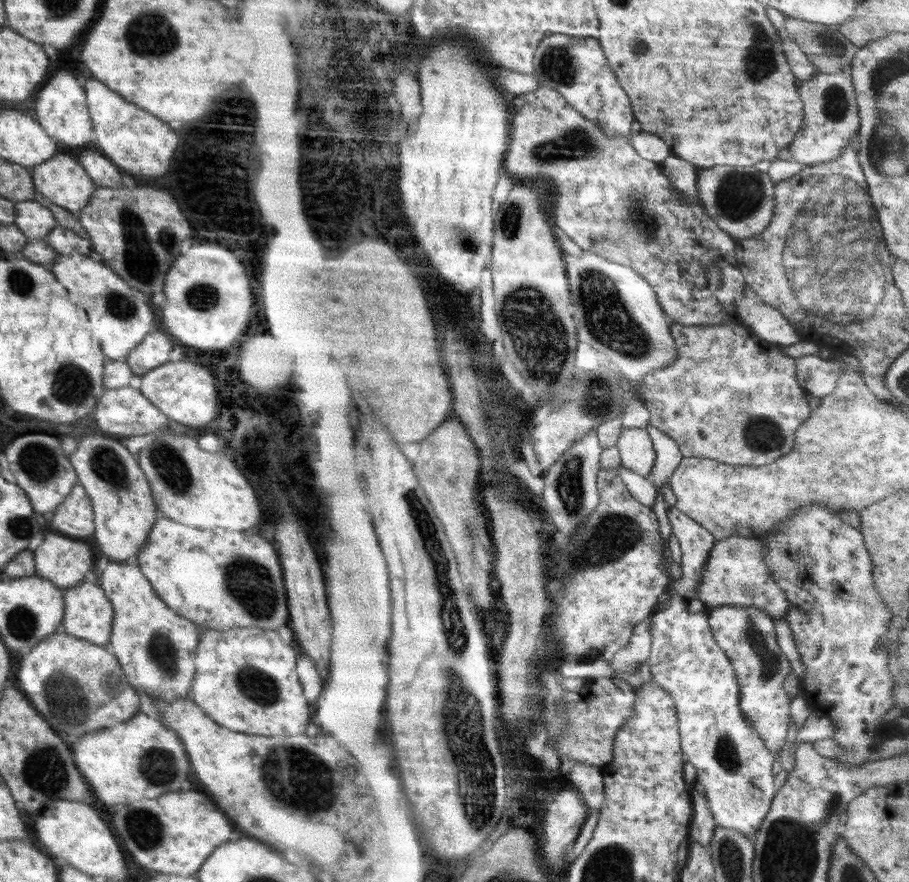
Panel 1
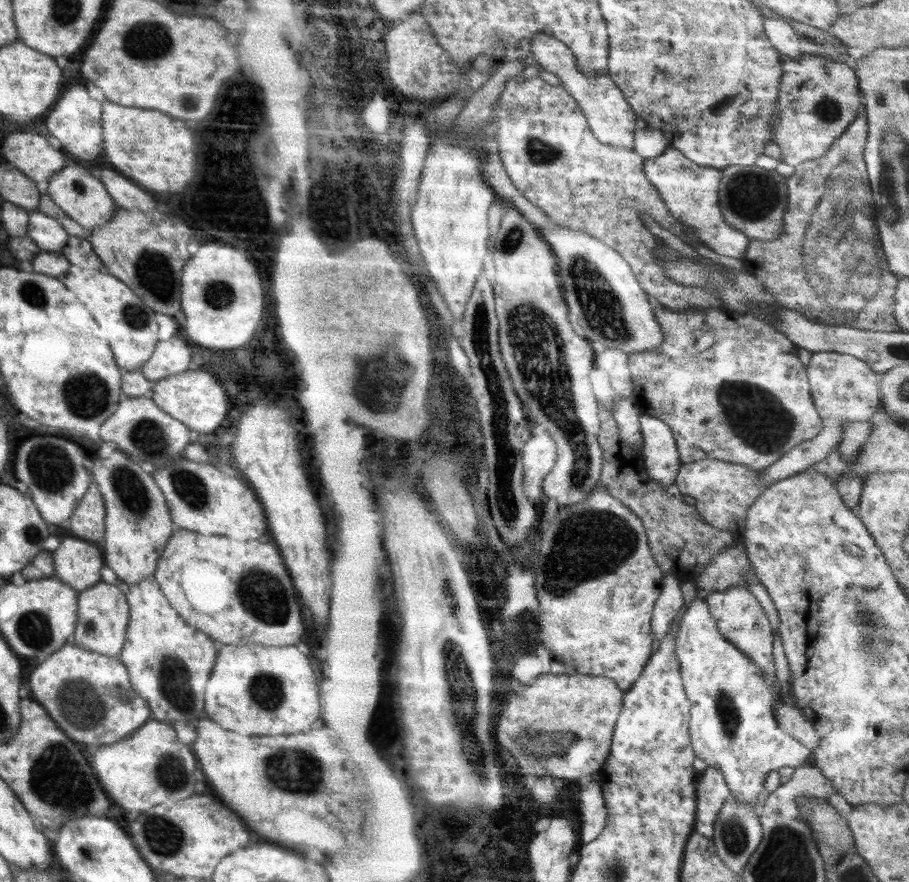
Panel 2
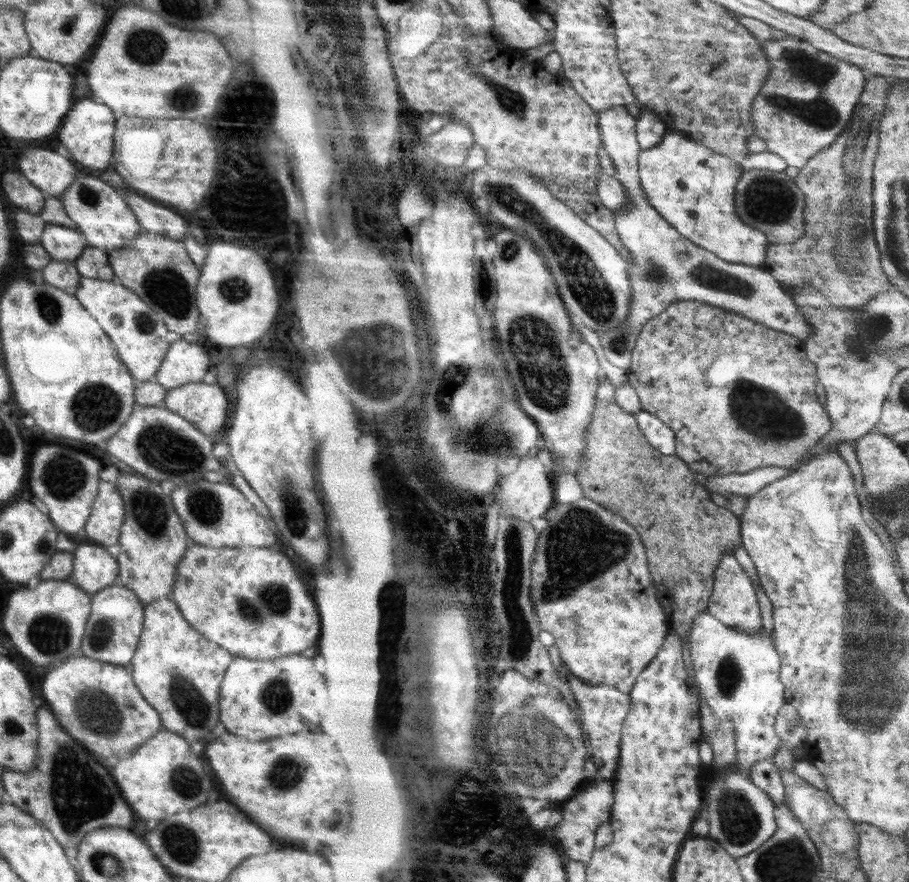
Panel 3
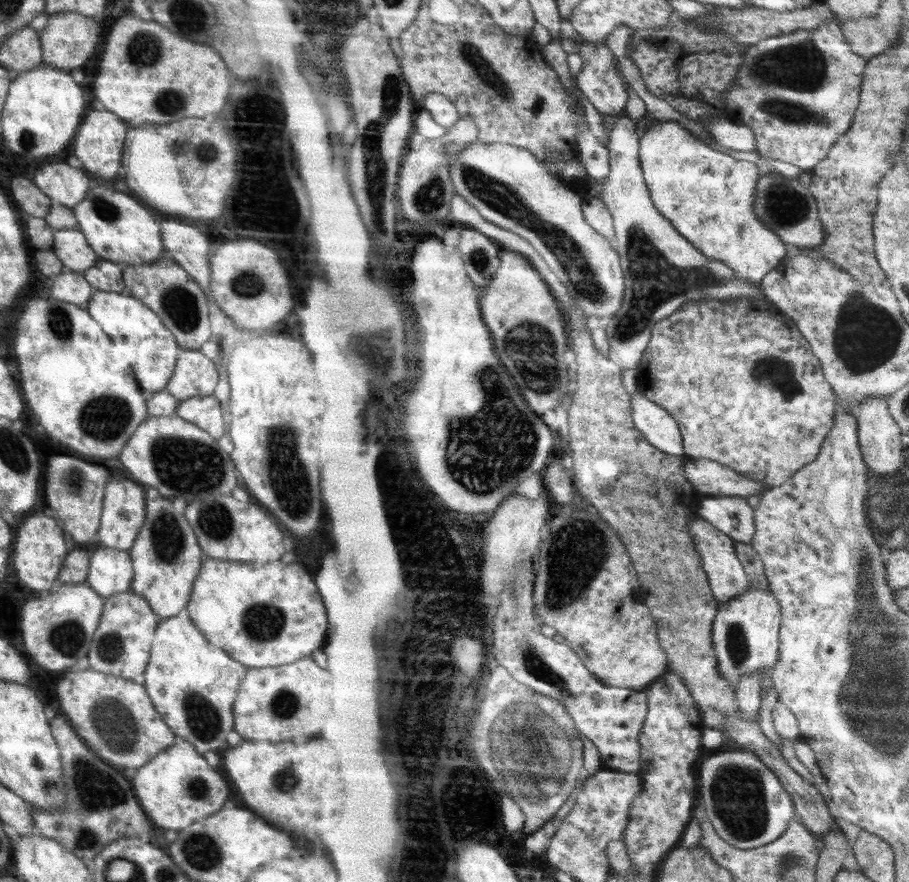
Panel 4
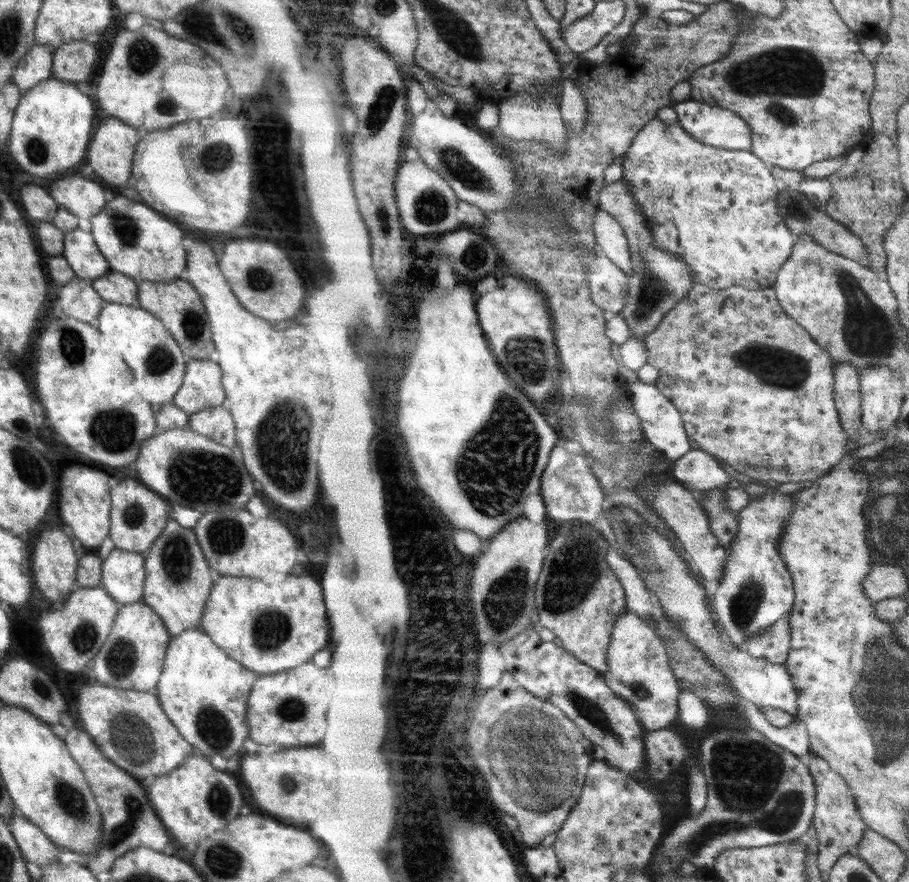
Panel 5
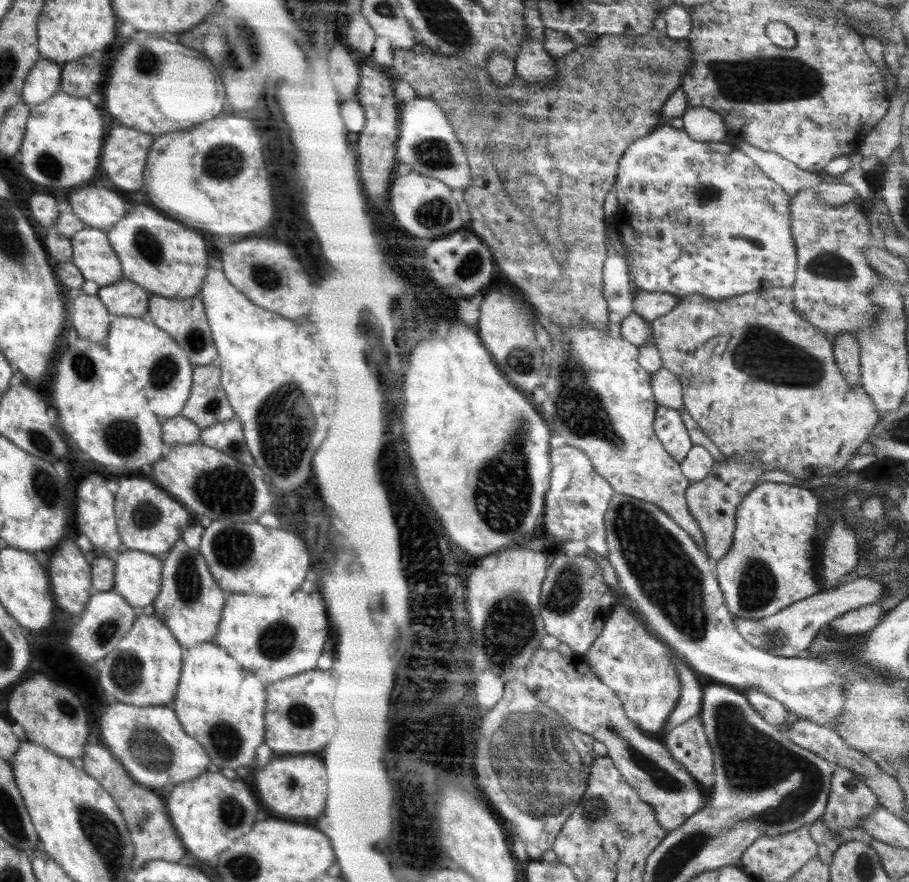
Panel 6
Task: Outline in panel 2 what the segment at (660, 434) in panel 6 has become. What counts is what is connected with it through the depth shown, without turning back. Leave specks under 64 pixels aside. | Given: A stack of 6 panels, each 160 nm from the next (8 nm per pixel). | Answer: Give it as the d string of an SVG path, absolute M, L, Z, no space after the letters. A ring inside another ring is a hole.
M643 412L639 416L643 436L642 460L651 479L661 487L676 482L682 463L671 428L660 419Z

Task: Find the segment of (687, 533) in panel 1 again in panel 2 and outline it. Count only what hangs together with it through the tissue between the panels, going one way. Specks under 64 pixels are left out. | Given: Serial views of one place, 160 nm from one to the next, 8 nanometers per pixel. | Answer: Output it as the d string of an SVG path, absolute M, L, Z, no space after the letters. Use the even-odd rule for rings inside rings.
M697 596L687 609L683 609L680 618L674 652L678 658L680 679L683 680L682 688L691 702L688 732L695 756L702 757L708 767L716 767L723 772L734 802L754 809L760 804L760 794L764 794L766 775L785 766L802 766L811 755L811 748L784 733L779 727L773 711L772 688L768 688L764 682L758 666L742 656L743 652L722 636L705 599Z

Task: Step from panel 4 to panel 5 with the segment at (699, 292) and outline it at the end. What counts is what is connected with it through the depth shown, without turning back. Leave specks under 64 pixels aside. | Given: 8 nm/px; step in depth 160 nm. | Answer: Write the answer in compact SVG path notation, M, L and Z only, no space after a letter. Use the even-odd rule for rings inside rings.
M624 178L613 184L605 182L602 191L598 193L598 204L600 204L601 210L608 212L620 223L624 236L626 236L626 242L628 242L633 272L628 276L627 285L630 289L630 296L628 296L622 316L630 329L630 337L638 337L643 340L645 334L652 332L662 318L674 308L673 306L697 284L693 280L695 272L691 272L689 264L686 264L679 256L656 247L651 230L646 226L644 213L632 195L630 182L624 181Z

